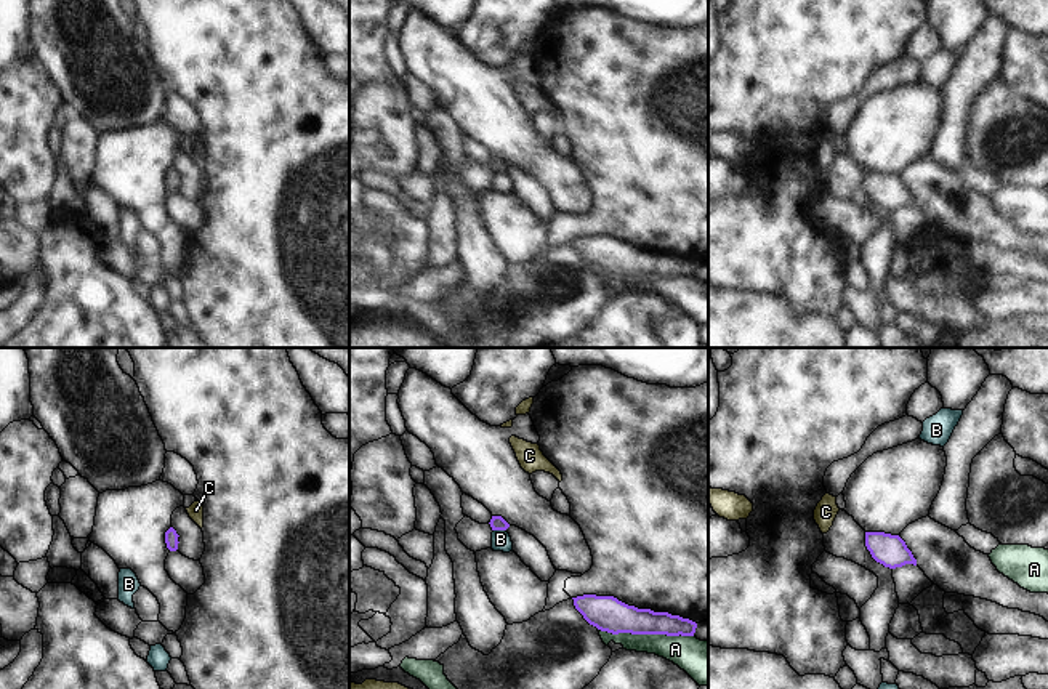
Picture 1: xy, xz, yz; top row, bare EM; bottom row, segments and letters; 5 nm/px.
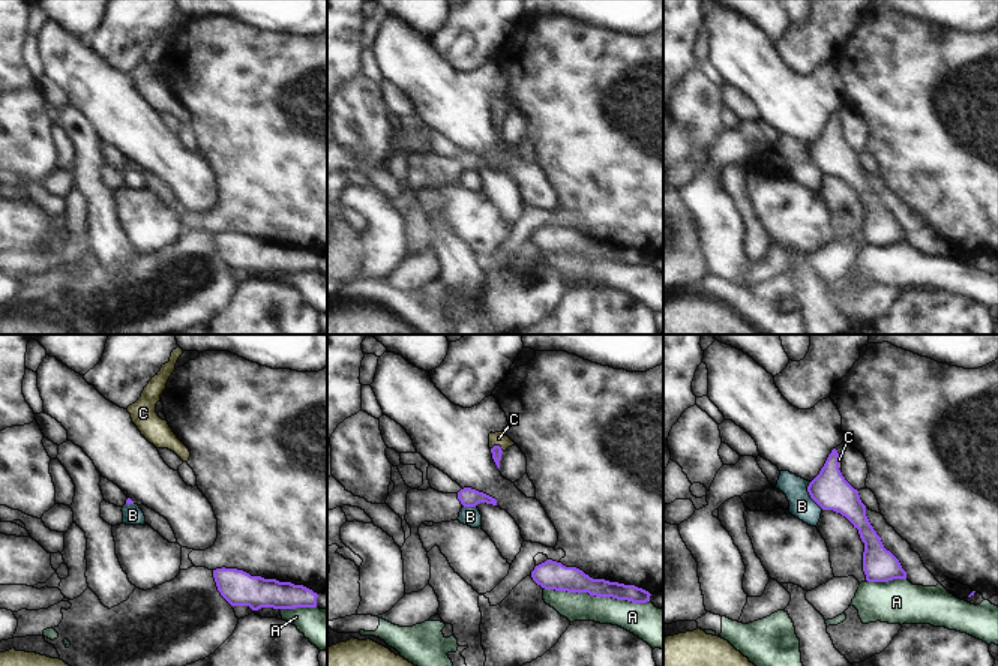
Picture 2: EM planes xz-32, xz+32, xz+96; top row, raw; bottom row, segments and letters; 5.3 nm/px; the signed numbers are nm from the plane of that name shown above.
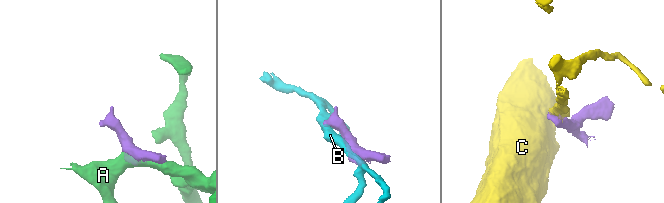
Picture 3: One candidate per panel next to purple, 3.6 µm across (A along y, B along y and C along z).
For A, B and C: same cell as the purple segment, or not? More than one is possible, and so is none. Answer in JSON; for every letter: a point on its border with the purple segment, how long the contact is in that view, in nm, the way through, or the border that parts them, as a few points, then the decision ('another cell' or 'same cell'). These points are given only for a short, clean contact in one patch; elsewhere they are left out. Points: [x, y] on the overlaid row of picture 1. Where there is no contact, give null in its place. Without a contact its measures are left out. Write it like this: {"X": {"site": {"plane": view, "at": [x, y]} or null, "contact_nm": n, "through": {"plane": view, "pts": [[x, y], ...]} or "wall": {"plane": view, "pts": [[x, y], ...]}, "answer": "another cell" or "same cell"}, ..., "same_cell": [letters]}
{"A": {"site": {"plane": "xz", "at": [646, 633]}, "contact_nm": 480, "answer": "another cell"}, "B": {"site": {"plane": "xz", "at": [500, 529]}, "contact_nm": 60, "wall": {"plane": "xz", "pts": [[494, 529], [505, 531]]}, "answer": "another cell"}, "C": {"site": {"plane": "xy", "at": [177, 539]}, "contact_nm": 40, "through": {"plane": "xy", "pts": [[172, 542], [177, 539], [178, 537]]}, "answer": "same cell"}, "same_cell": ["C"]}

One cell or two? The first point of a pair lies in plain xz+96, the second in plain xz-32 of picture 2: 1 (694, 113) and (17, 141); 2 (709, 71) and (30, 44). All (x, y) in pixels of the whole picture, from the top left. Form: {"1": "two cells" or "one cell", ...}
{"1": "one cell", "2": "one cell"}

